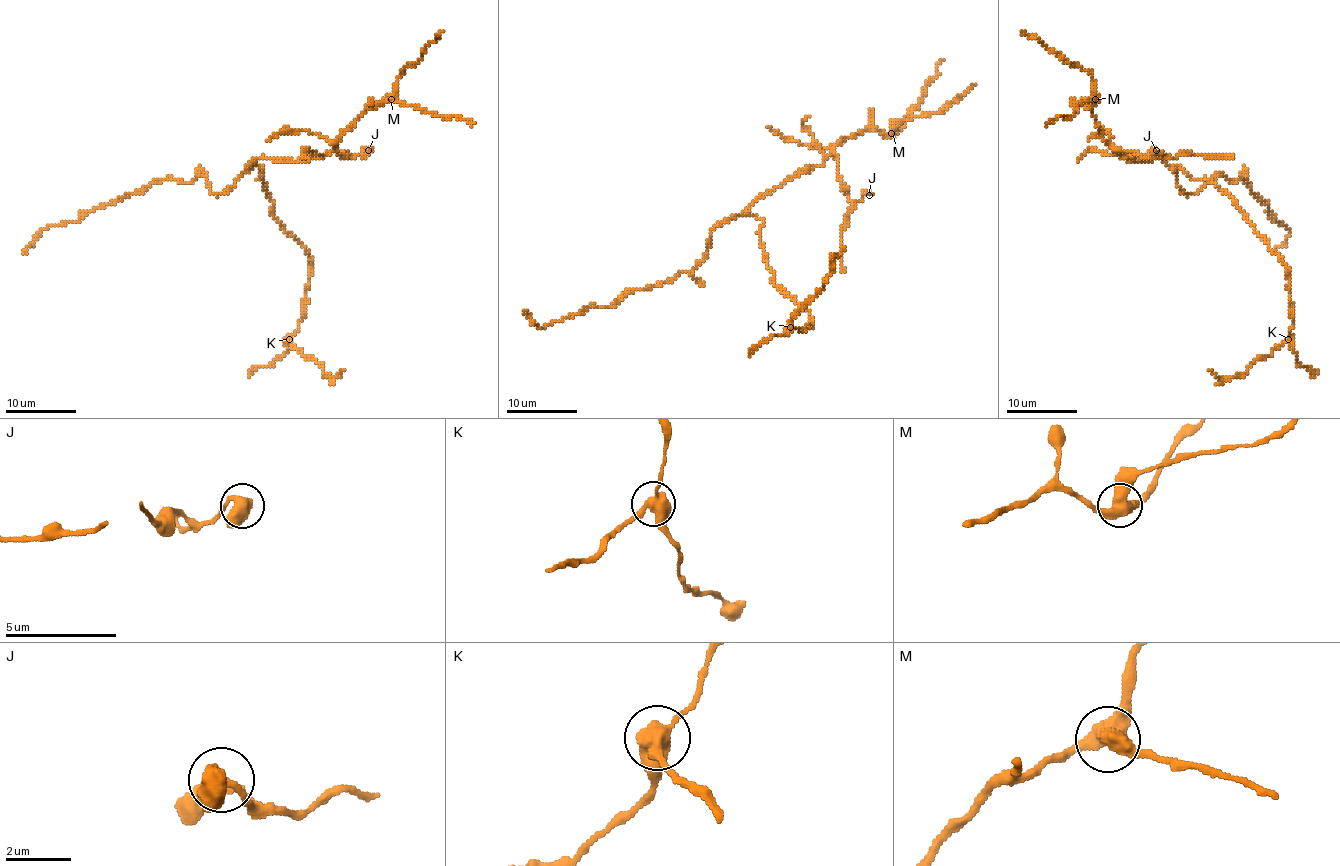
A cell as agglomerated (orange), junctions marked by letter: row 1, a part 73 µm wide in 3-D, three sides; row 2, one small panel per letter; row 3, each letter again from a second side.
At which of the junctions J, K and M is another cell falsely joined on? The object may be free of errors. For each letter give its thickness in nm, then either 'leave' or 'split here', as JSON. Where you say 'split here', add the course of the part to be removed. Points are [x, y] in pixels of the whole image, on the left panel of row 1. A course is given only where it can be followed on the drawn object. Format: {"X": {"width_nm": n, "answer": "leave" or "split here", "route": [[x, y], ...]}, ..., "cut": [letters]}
{"J": {"width_nm": 550, "answer": "leave"}, "K": {"width_nm": 500, "answer": "split here", "route": [[289, 339], [301, 355], [312, 357], [331, 380], [343, 369]]}, "M": {"width_nm": 480, "answer": "leave"}, "cut": ["K"]}

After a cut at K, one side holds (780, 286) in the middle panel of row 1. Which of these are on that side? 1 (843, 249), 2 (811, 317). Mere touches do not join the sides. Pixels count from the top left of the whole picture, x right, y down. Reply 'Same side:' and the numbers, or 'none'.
Same side: 2

